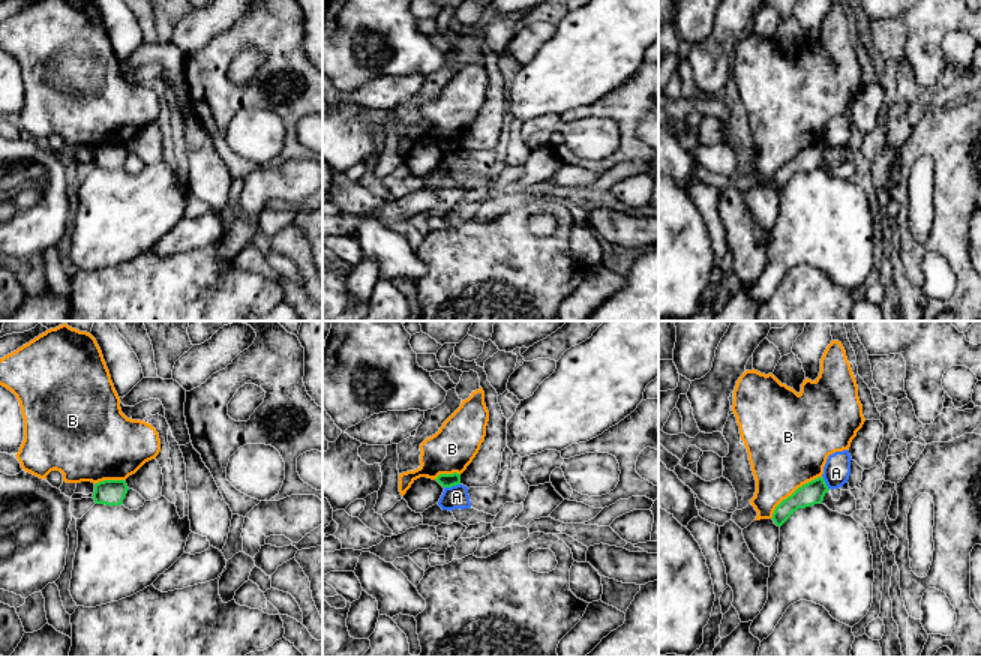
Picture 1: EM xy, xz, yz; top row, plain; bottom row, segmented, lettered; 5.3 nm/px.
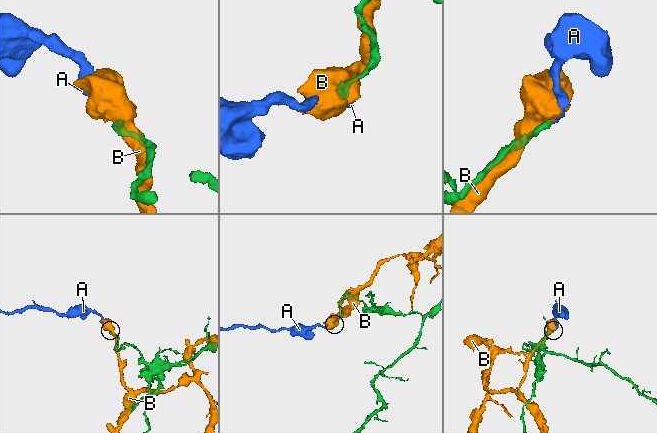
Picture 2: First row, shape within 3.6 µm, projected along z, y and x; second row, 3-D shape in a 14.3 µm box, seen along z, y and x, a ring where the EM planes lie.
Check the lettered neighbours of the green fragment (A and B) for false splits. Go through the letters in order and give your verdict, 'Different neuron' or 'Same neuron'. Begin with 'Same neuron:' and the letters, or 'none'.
Same neuron: none
A: Different neuron
B: Different neuron

